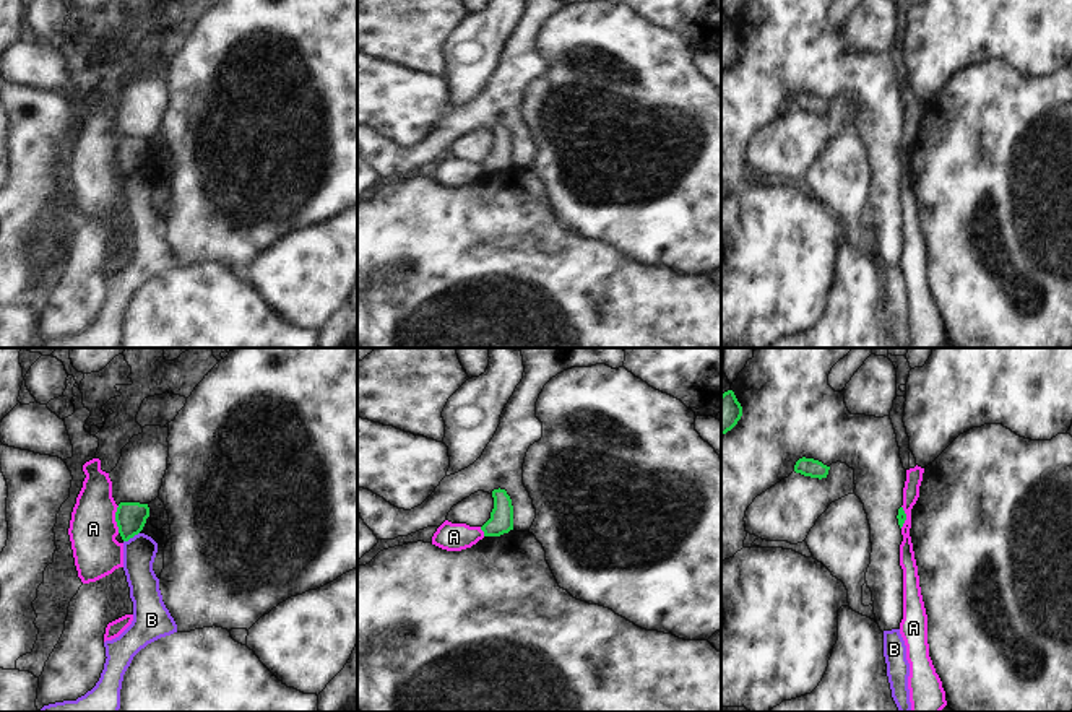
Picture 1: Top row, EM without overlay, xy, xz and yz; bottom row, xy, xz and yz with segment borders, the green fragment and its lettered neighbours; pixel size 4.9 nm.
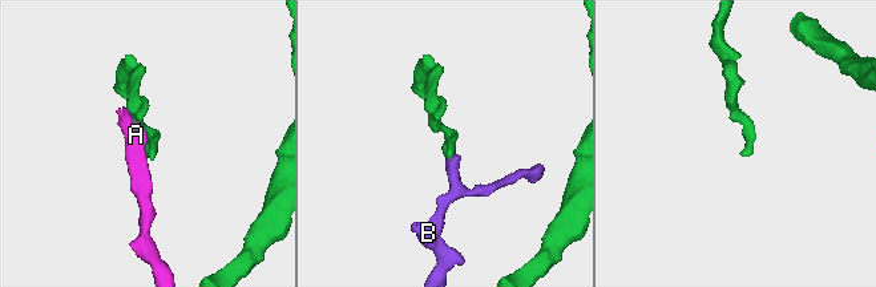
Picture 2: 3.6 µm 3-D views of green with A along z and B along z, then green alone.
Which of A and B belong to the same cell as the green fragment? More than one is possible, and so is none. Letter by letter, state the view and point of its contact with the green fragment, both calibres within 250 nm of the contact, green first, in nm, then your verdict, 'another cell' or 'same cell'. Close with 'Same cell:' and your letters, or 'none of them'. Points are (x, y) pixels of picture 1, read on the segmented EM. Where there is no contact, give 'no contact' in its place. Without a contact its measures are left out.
A: xy (116, 519) | 150/240 nm | another cell
B: xy (130, 537) | 150/160 nm | another cell
Same cell: none of them

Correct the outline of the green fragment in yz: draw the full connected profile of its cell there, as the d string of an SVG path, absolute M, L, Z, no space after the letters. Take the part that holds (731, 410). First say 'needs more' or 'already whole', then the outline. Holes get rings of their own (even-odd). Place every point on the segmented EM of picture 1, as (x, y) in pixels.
already whole; M733 390L721 395L721 436L731 431L742 416L742 406Z

